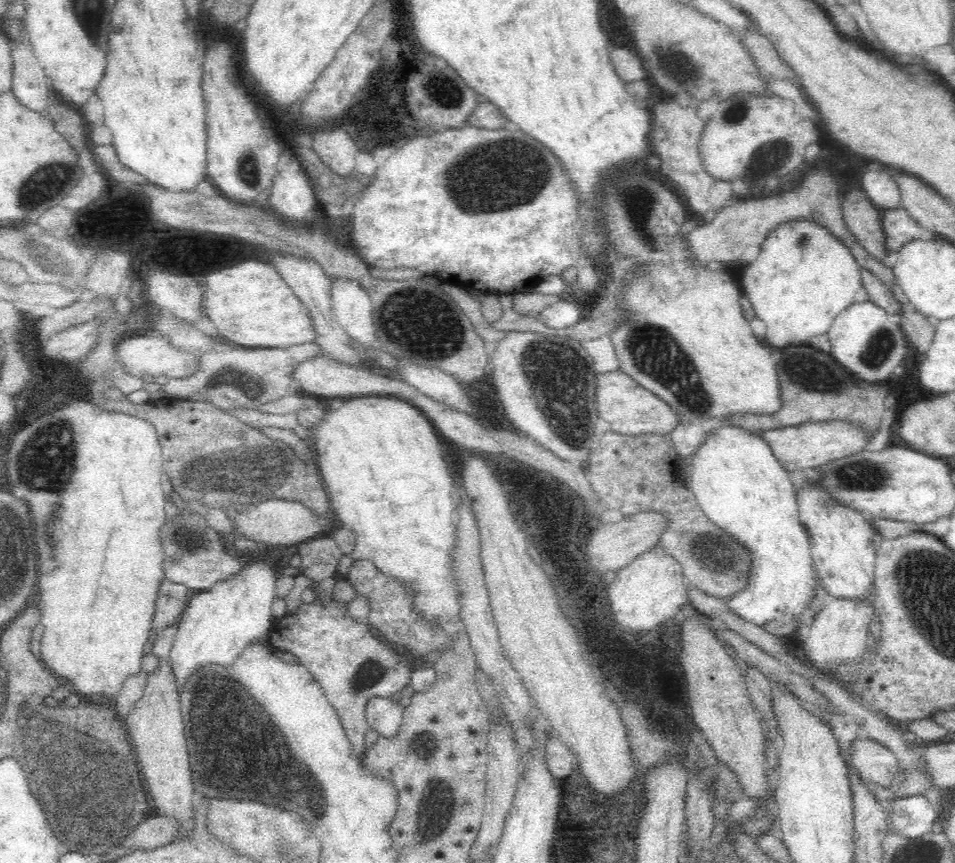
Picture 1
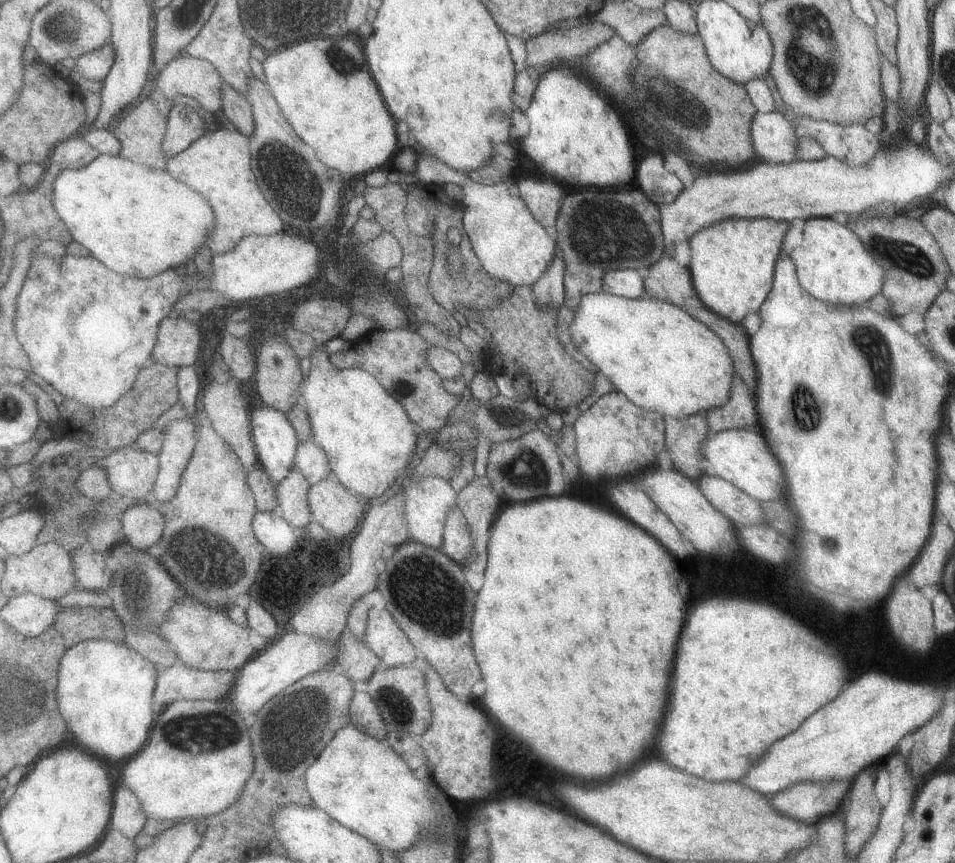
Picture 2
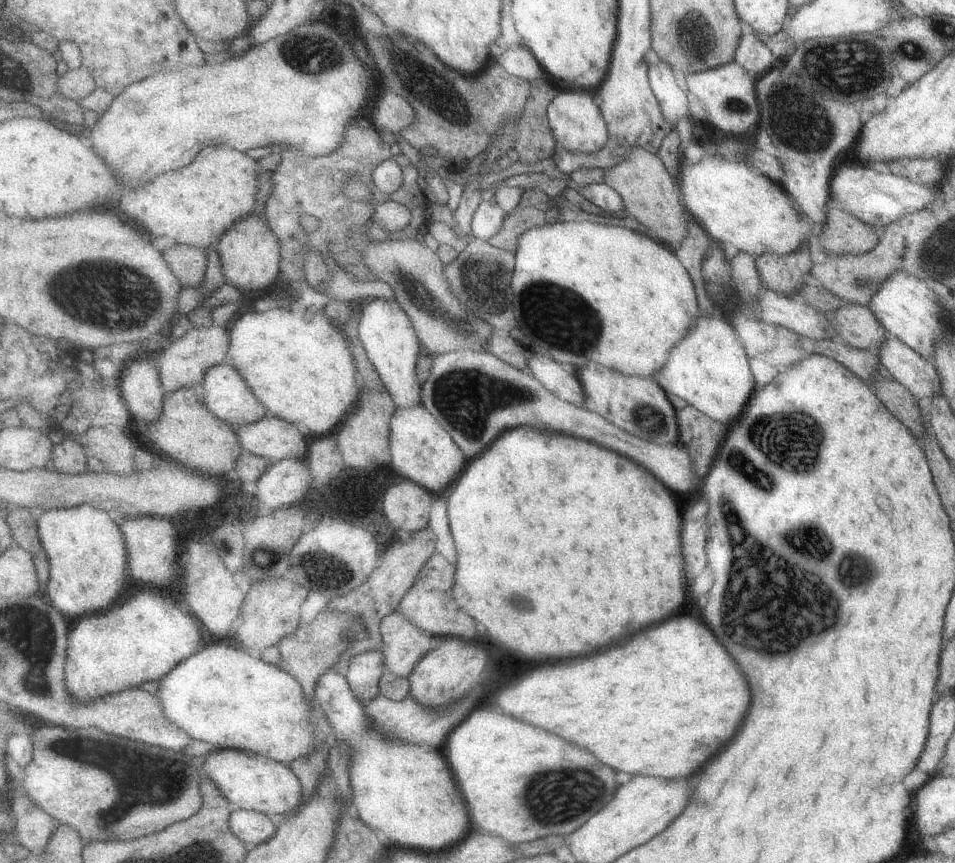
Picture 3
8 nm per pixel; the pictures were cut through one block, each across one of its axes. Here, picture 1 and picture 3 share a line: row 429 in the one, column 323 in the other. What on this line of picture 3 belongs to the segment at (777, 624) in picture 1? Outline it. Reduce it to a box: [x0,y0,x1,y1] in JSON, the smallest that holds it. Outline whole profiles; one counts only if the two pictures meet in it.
[155,644,333,766]

